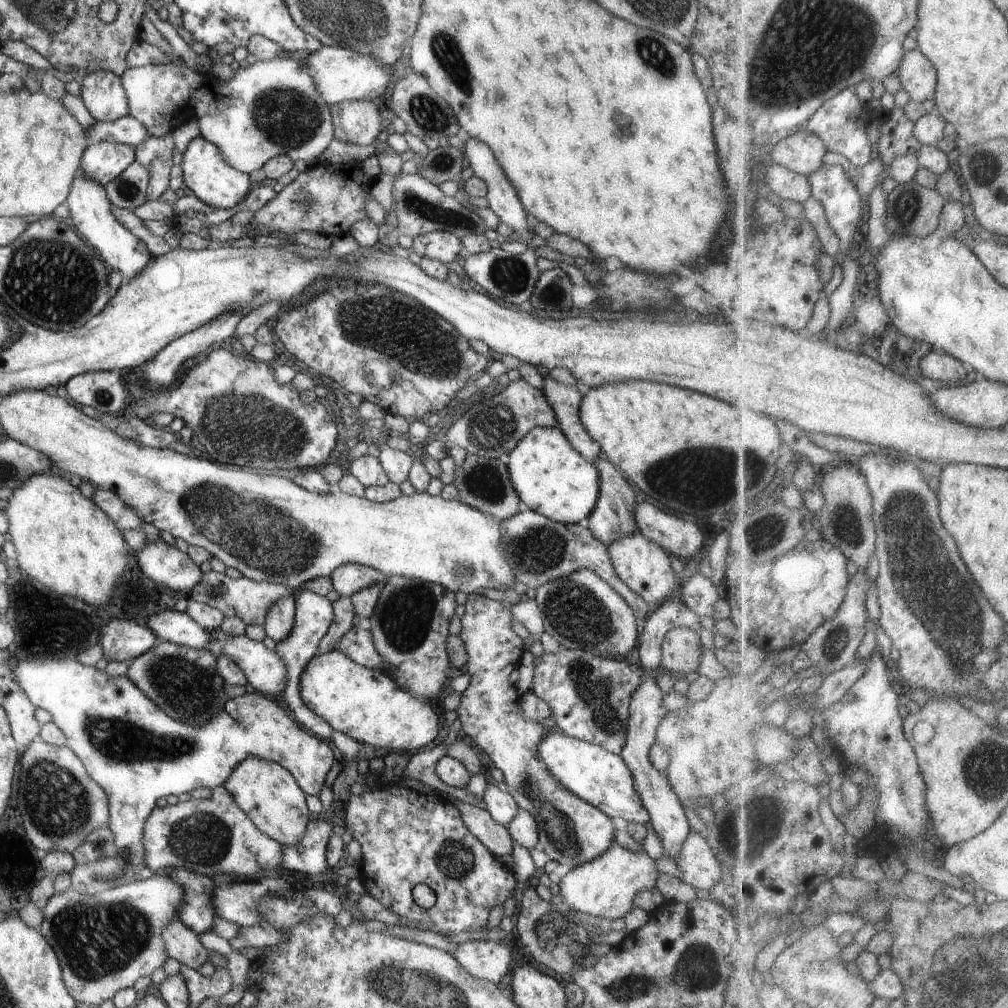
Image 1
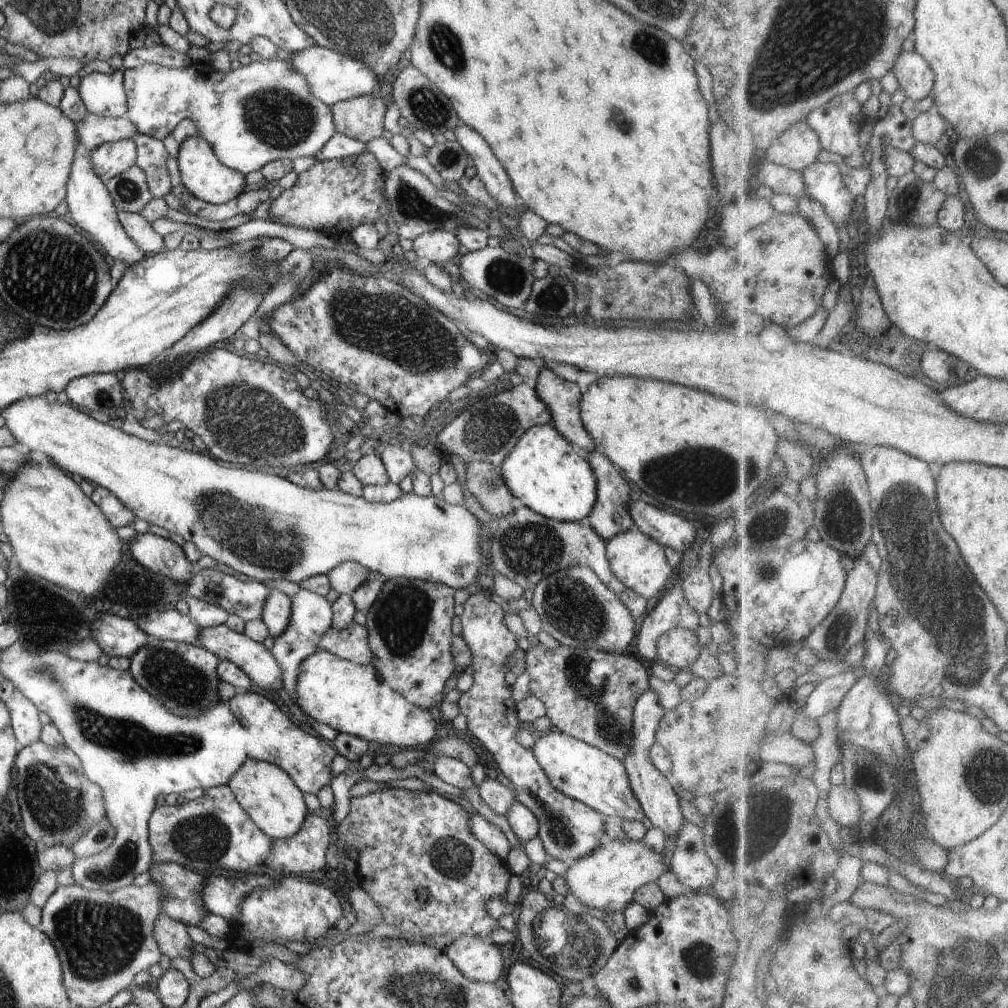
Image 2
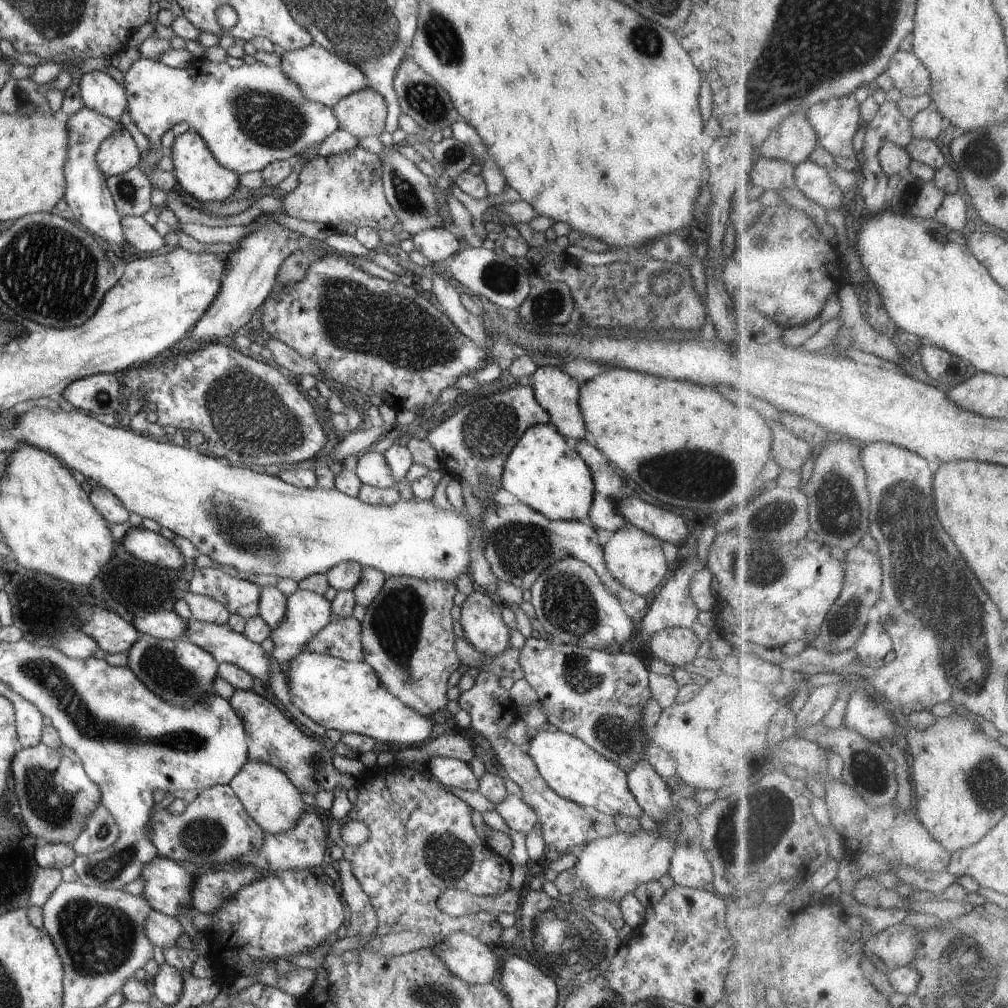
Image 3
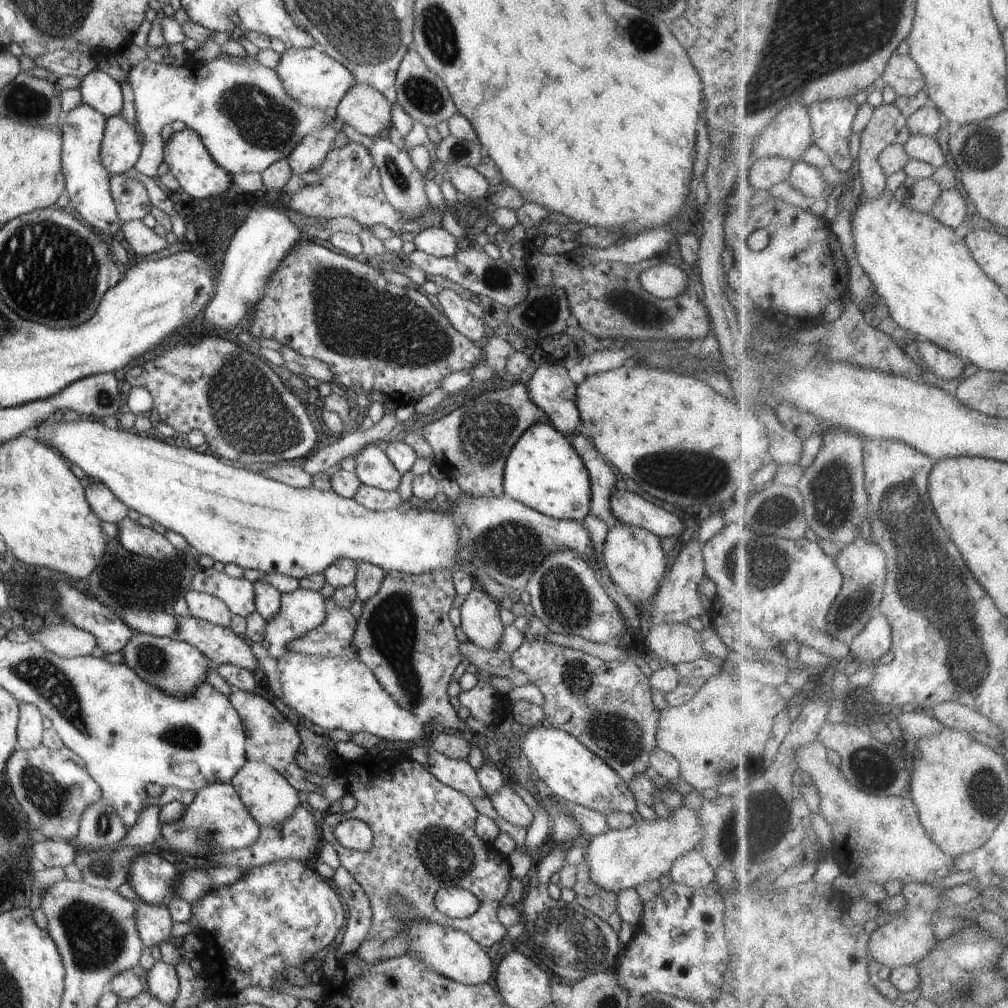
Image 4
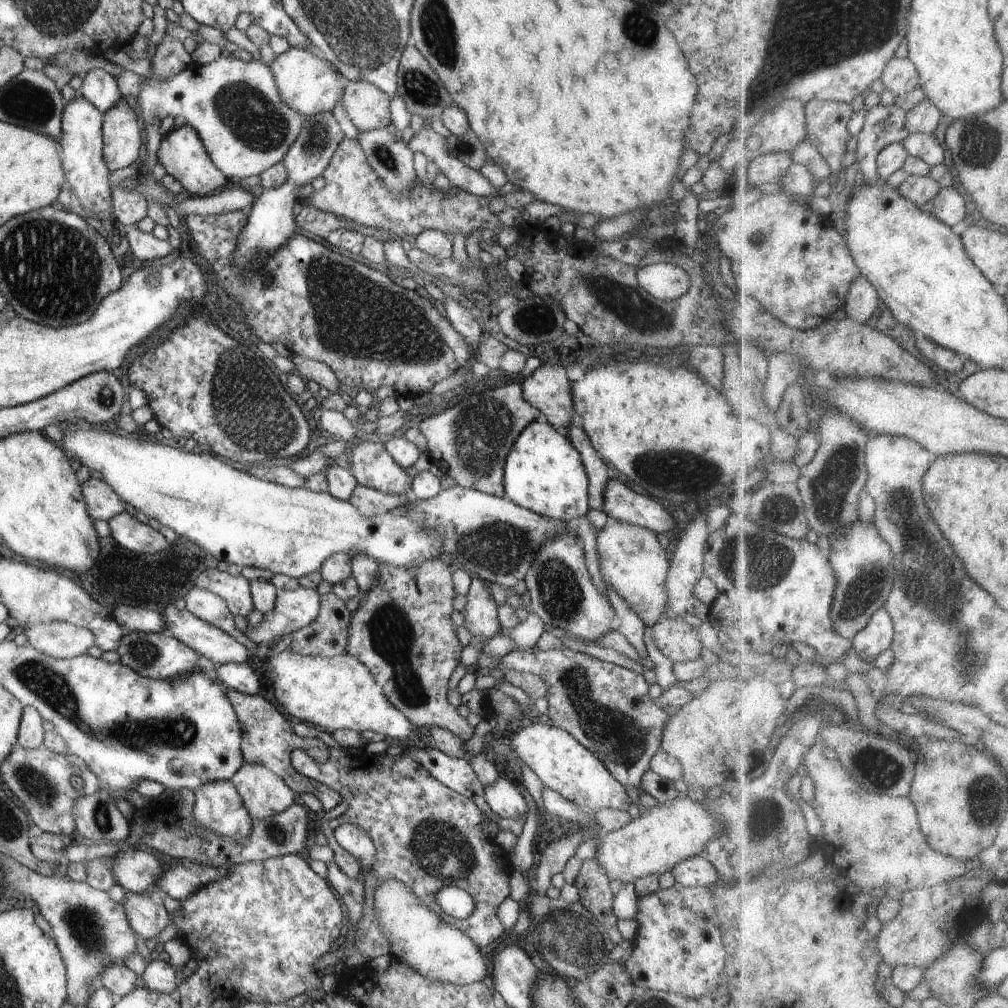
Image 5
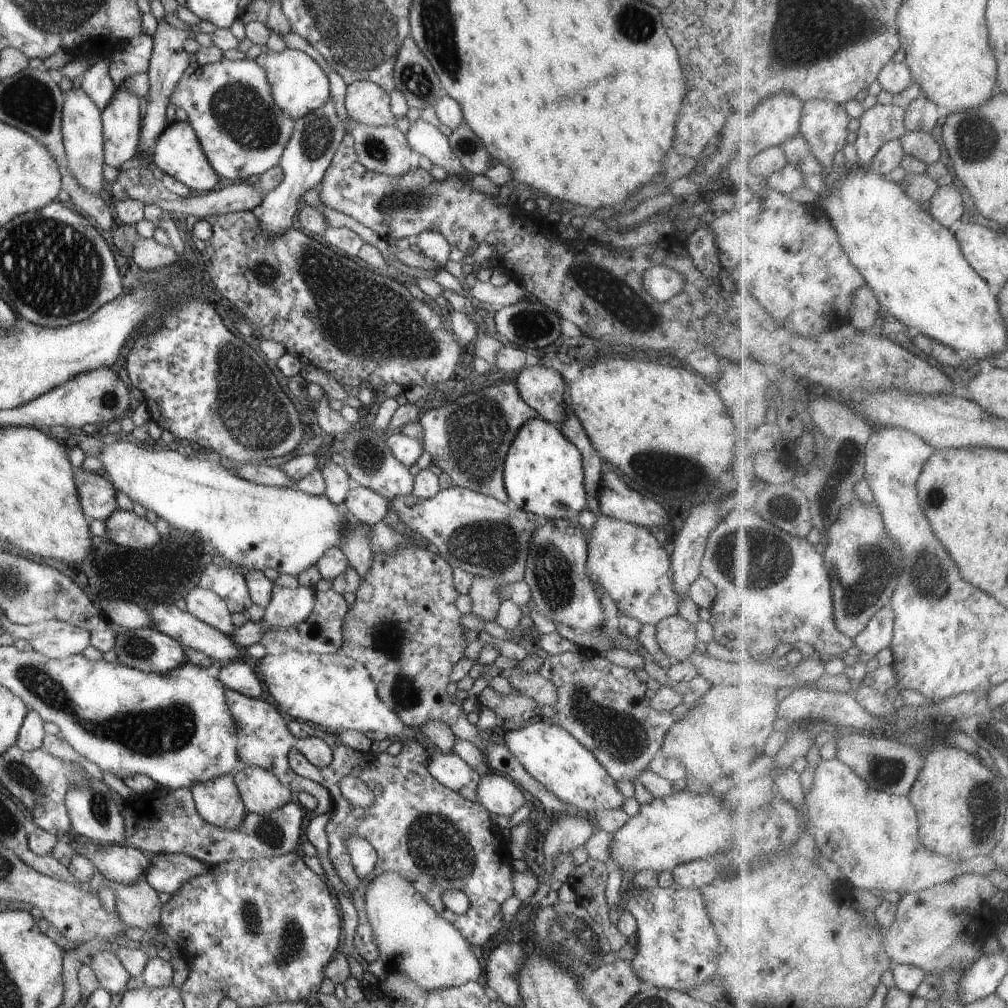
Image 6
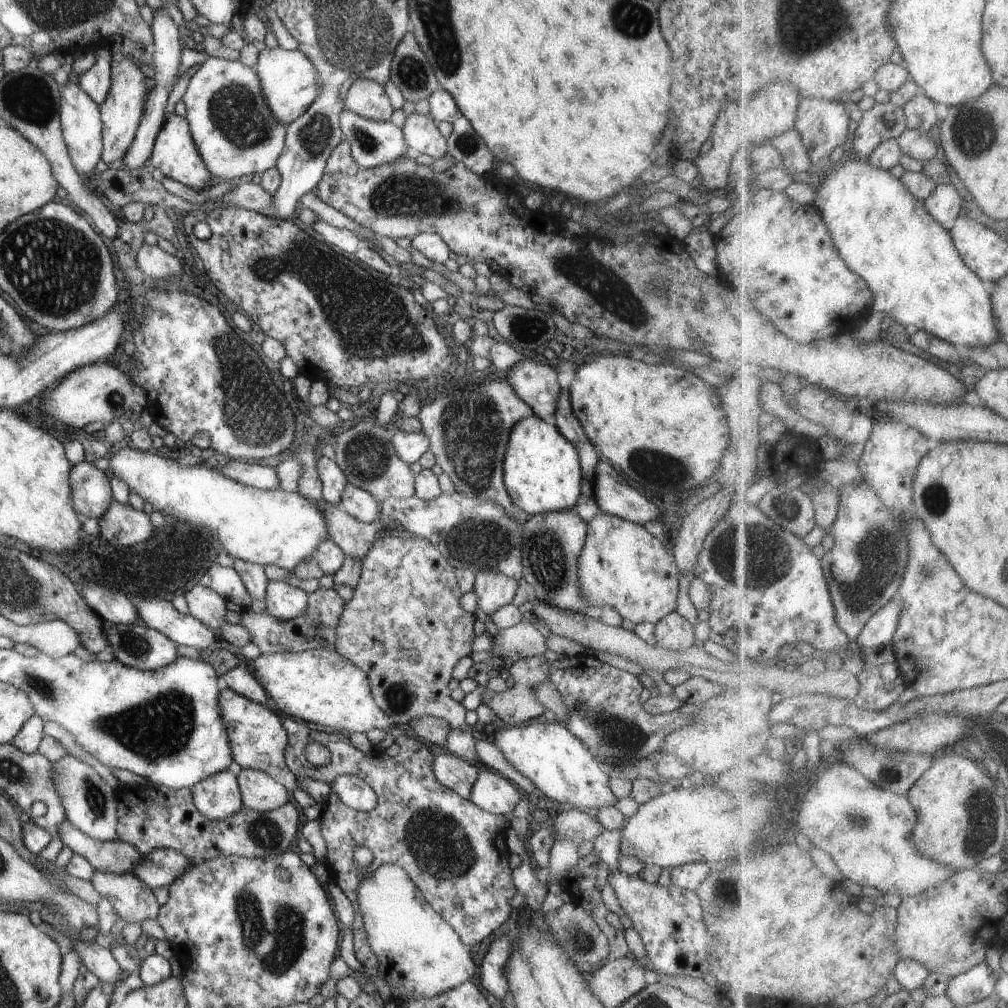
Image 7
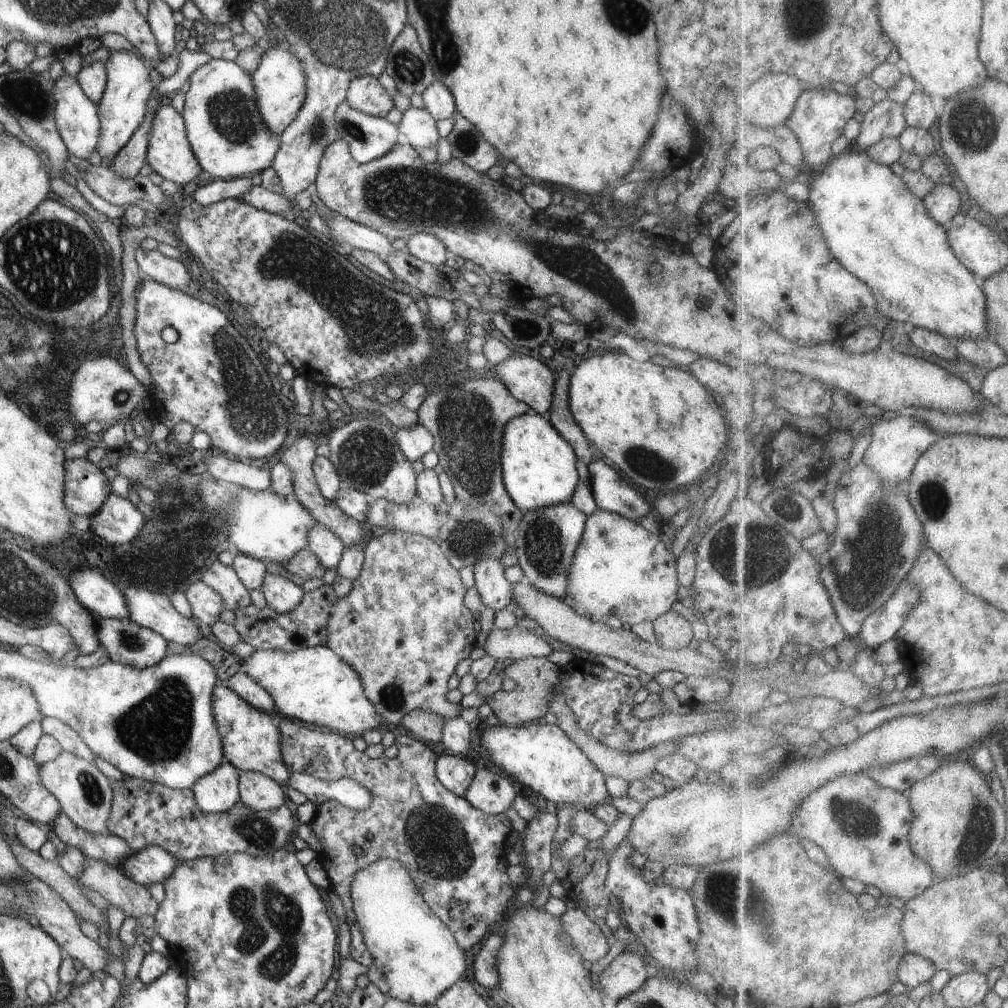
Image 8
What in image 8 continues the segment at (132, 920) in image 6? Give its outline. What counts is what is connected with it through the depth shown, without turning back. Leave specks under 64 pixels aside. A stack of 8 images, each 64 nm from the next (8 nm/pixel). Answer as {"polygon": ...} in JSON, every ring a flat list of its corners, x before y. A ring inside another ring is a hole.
{"polygon":[[86,858,84,870,86,872,75,879,77,883,100,893,110,906,121,908,126,918,136,920,144,915,154,916,158,912,159,903,148,888,134,882,118,867]]}

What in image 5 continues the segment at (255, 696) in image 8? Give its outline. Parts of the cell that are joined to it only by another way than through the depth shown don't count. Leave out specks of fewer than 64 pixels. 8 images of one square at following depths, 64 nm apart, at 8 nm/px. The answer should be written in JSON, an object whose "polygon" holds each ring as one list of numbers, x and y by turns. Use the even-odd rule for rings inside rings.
{"polygon":[[224,663,216,670,216,673,218,680,226,689,232,689,245,695,258,695,259,674,248,663]]}

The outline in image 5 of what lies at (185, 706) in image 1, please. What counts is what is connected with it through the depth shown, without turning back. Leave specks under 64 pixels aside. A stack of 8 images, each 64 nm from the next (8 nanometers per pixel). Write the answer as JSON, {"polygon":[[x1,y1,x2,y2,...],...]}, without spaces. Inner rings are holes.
{"polygon":[[130,631,122,636,115,651,119,654,119,662,124,666,135,670,139,675,153,679,171,679,185,672,200,669,196,665,199,657,197,652,165,632]]}

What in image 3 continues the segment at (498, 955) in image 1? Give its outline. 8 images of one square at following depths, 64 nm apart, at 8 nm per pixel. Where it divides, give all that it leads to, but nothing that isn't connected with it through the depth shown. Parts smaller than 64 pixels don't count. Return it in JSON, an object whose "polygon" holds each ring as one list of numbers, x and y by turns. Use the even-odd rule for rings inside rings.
{"polygon":[[465,932,440,936,430,948,455,977,473,985,490,983,496,976,498,959,492,954,492,949]]}

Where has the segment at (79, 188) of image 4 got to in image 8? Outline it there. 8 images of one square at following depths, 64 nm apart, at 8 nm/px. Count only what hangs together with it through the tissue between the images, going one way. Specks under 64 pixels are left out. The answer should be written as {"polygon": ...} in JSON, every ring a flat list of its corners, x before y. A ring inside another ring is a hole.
{"polygon":[[64,73,60,80,54,83,55,110,54,119,58,132,69,151,73,161,77,164,88,164,89,157,98,152,100,140,100,118,98,106,82,91,76,78]]}

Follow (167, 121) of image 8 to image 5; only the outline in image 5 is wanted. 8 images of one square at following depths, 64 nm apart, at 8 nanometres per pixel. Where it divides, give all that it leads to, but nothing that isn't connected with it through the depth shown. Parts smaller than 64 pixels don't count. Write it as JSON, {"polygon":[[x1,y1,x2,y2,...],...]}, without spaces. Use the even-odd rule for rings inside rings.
{"polygon":[[188,124,176,127,160,137,157,157,167,174,173,176,185,188,186,195,210,196,212,193,222,190,228,181,225,174,214,166,207,155,207,149,204,148,198,133]]}

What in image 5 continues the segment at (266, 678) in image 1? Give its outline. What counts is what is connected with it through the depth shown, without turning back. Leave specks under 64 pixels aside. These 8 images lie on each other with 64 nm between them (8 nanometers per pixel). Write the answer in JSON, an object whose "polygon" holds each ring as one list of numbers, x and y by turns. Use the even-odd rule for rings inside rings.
{"polygon":[[166,606,166,608,160,610,160,614,164,614,166,623,164,632,166,634,179,640,182,644,185,644,188,648,197,652,198,655,209,658,215,665,223,665,224,663,247,663,250,653,244,645,238,643,222,629,200,620,200,618,193,615,189,610,180,610,177,606]]}

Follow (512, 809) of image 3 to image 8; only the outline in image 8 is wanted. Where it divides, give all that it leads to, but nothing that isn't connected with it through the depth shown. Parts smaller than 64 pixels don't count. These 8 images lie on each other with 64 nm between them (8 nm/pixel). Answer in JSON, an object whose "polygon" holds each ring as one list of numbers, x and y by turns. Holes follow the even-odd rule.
{"polygon":[[480,768,464,792,464,798,477,810,490,816,506,813,516,798,514,786,502,774]]}

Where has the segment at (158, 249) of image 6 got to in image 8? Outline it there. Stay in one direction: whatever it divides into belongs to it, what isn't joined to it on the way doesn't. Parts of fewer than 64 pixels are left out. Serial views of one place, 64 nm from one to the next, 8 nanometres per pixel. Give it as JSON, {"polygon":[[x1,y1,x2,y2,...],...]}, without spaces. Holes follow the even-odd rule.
{"polygon":[[135,250,135,258,143,277,185,293,190,287,190,272,180,260,163,256,158,250]]}

